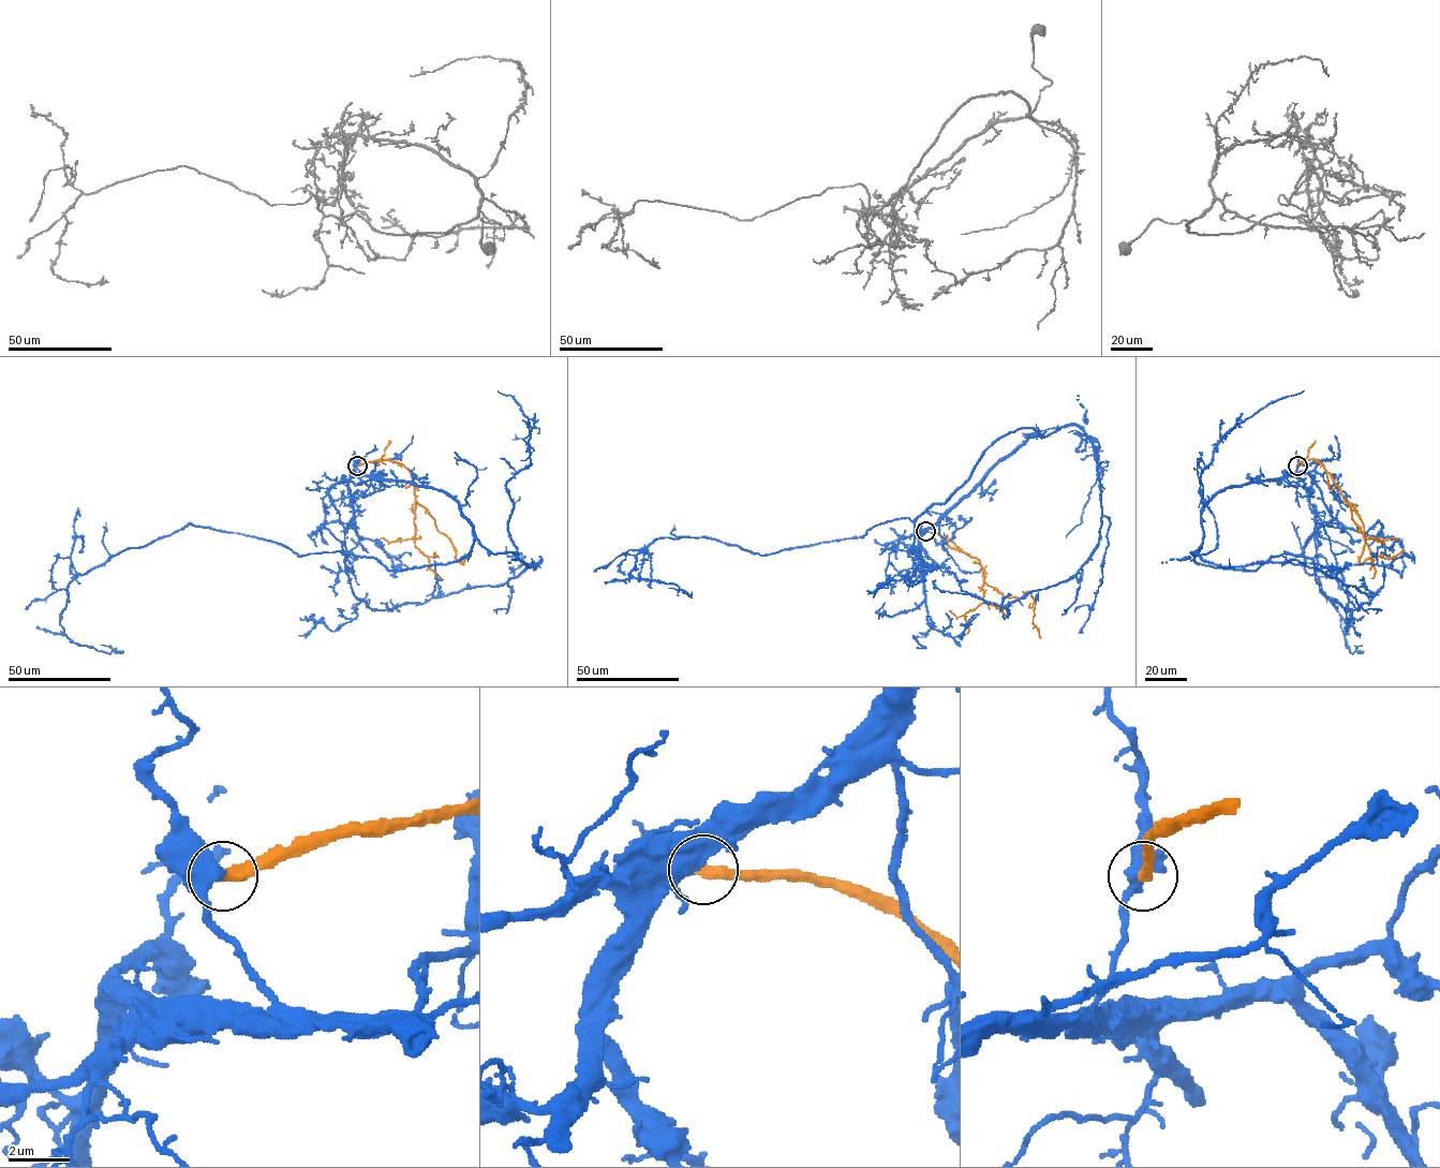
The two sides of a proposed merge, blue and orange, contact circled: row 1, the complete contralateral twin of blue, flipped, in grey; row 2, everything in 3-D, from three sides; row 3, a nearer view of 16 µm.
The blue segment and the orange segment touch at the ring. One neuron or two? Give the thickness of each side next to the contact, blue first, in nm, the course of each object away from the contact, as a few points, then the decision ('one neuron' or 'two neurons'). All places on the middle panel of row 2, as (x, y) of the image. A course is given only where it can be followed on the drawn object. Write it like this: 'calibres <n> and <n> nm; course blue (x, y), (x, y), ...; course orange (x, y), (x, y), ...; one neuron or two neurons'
calibres 400 and 400 nm; course blue (925, 532), (1042, 437), (998, 438), (913, 521), (765, 555), (678, 536), (636, 556), (628, 574), (692, 592); course orange (925, 532), (975, 557), (983, 580), (1005, 596), (1030, 594), (1041, 638); two neurons

